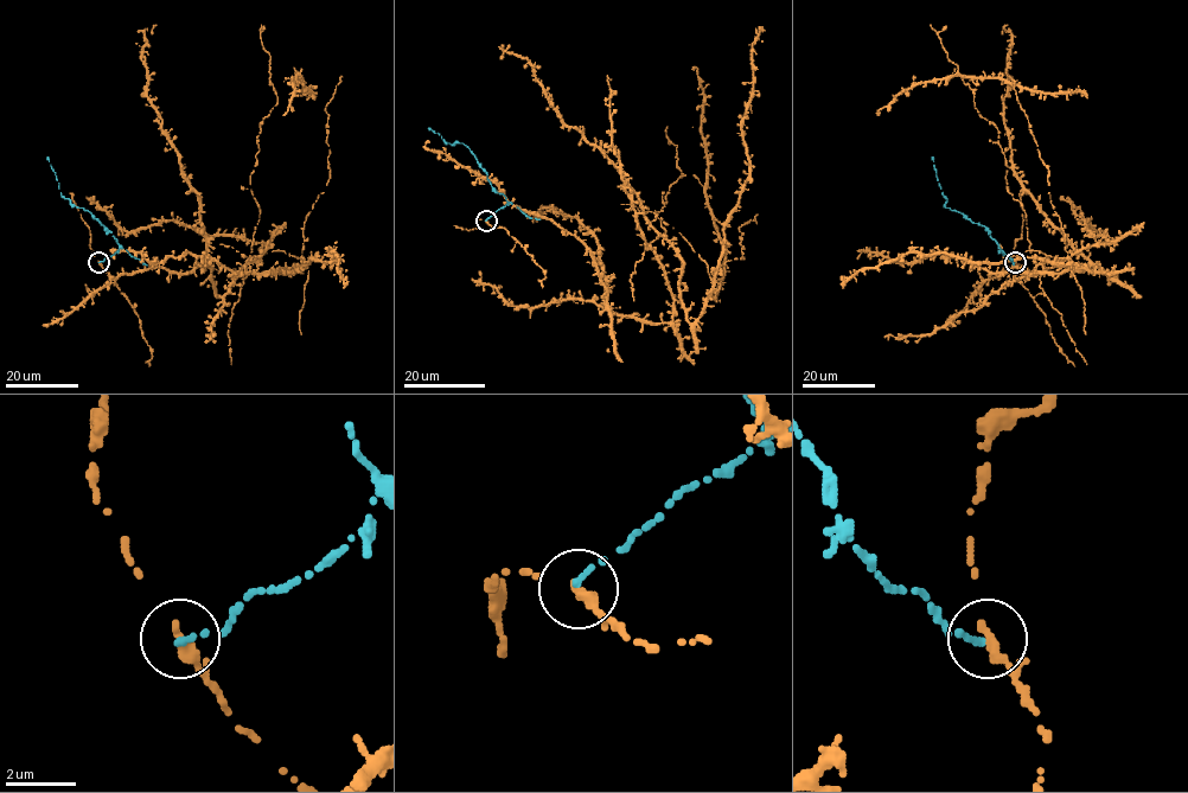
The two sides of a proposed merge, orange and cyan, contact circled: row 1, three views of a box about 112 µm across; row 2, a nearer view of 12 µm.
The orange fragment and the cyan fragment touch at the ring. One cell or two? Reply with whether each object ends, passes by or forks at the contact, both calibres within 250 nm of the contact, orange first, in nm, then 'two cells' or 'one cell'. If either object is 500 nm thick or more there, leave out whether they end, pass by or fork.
orange ends there; cyan ends there; 400 nm thick on the orange side, 170 nm on the other; two cells

